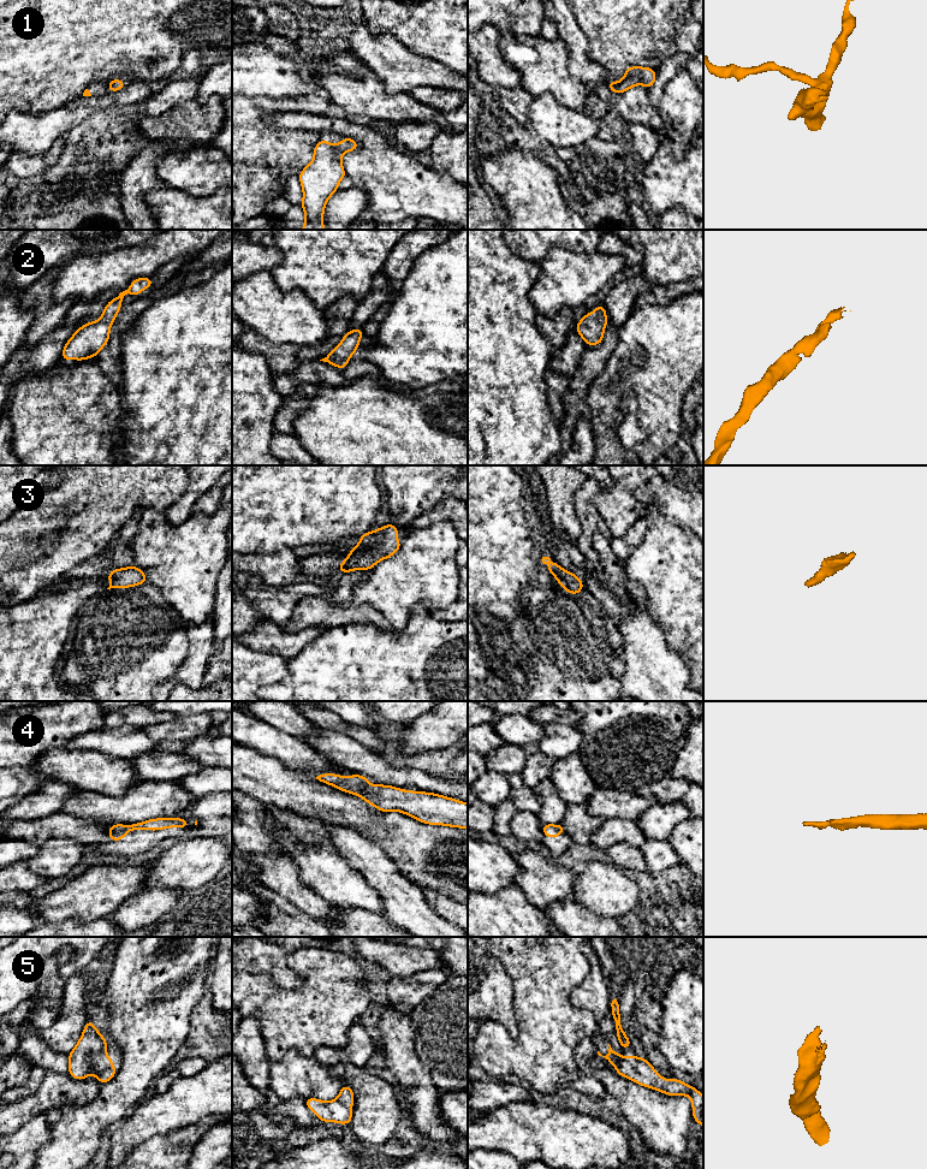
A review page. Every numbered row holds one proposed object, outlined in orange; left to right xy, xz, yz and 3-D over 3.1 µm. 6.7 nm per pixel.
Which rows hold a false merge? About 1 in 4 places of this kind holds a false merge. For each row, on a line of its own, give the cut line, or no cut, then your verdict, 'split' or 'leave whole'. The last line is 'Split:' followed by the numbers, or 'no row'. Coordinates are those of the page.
1: no cut | leave whole
2: no cut | leave whole
3: no cut | leave whole
4: no cut | leave whole
5: no cut | leave whole
Split: no row

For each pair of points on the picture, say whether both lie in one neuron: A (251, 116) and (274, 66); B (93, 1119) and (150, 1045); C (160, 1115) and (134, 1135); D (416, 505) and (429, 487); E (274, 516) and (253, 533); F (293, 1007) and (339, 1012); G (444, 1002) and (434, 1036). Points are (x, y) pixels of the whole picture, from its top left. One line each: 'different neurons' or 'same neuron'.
A: different neurons
B: same neuron
C: same neuron
D: same neuron
E: same neuron
F: same neuron
G: same neuron

